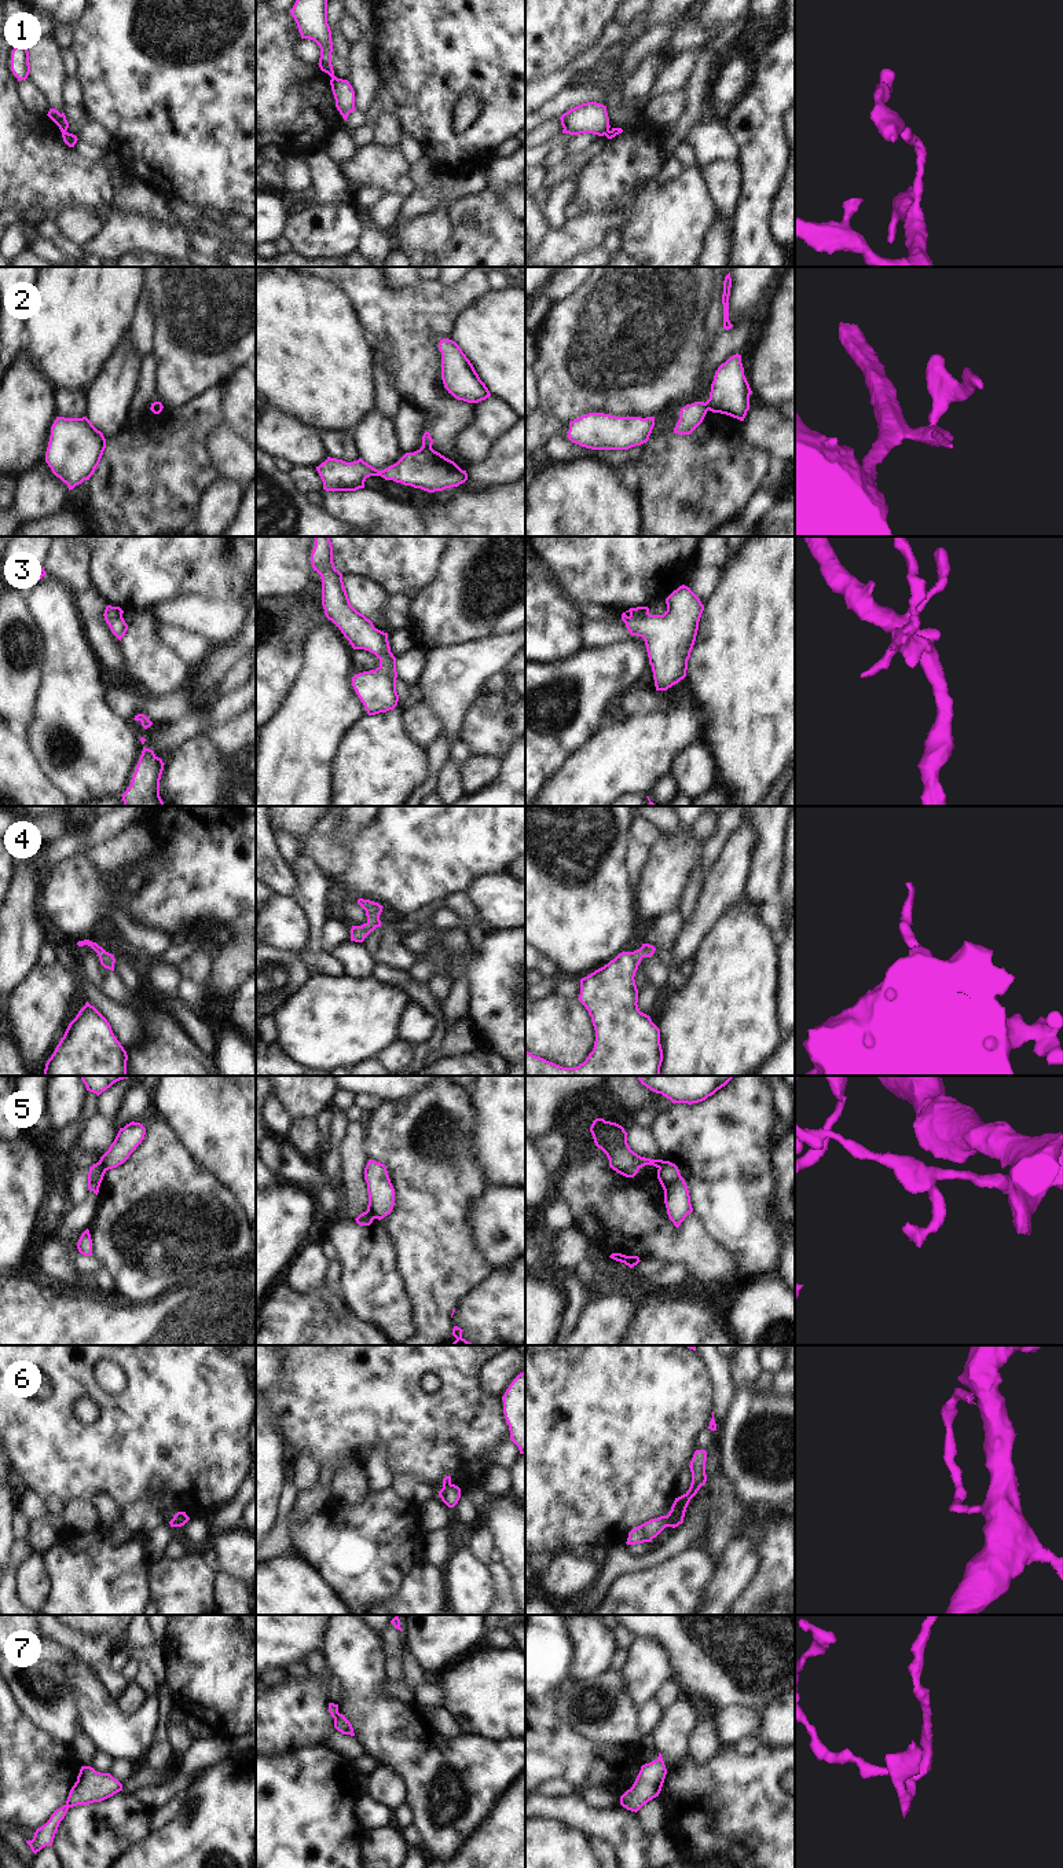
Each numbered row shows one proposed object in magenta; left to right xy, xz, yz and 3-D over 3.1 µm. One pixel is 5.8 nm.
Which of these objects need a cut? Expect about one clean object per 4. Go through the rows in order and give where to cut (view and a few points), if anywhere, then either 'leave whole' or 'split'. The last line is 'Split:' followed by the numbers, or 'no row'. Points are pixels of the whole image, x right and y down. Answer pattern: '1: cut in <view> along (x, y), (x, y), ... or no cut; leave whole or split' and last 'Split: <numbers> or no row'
1: cut in yz along (609, 131), (605, 135); split
2: cut in xz along (422, 446), (431, 447); split
3: cut in yz along (648, 612), (625, 622); split
4: no cut; leave whole
5: cut in xz along (367, 1209), (376, 1218); split
6: cut in yz along (666, 1516), (670, 1526); split
7: cut in xz along (338, 1713), (334, 1718); split
Split: 1, 2, 3, 5, 6, 7

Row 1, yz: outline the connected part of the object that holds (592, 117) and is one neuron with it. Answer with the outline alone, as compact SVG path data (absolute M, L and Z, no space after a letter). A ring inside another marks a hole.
M597 102L582 103L561 117L562 133L580 135L593 133L604 136L609 132L609 117L606 106Z

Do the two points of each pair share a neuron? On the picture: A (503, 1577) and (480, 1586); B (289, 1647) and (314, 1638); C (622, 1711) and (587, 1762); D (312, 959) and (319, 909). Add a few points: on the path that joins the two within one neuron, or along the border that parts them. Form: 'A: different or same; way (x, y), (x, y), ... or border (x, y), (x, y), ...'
A: different; border (490, 1567), (497, 1582), (497, 1600)
B: same; way (294, 1641), (297, 1638), (308, 1638)
C: different; border (572, 1727), (594, 1742), (615, 1746)
D: different; border (308, 948), (314, 952), (325, 952)

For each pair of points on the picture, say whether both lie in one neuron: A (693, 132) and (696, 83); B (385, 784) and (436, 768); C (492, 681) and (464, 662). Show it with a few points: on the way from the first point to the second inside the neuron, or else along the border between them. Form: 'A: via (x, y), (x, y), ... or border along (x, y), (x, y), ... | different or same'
A: border along (700, 118), (689, 125), (682, 140) | different
B: border along (426, 748), (428, 777), (420, 787) | different
C: border along (502, 670), (492, 674), (484, 687) | different

